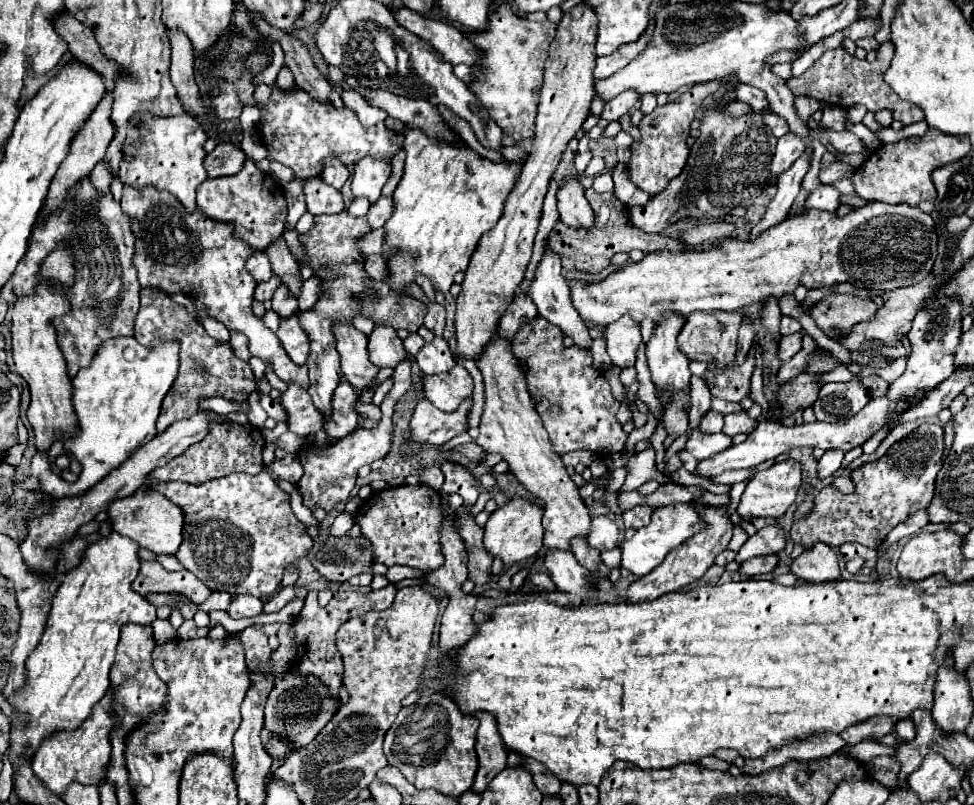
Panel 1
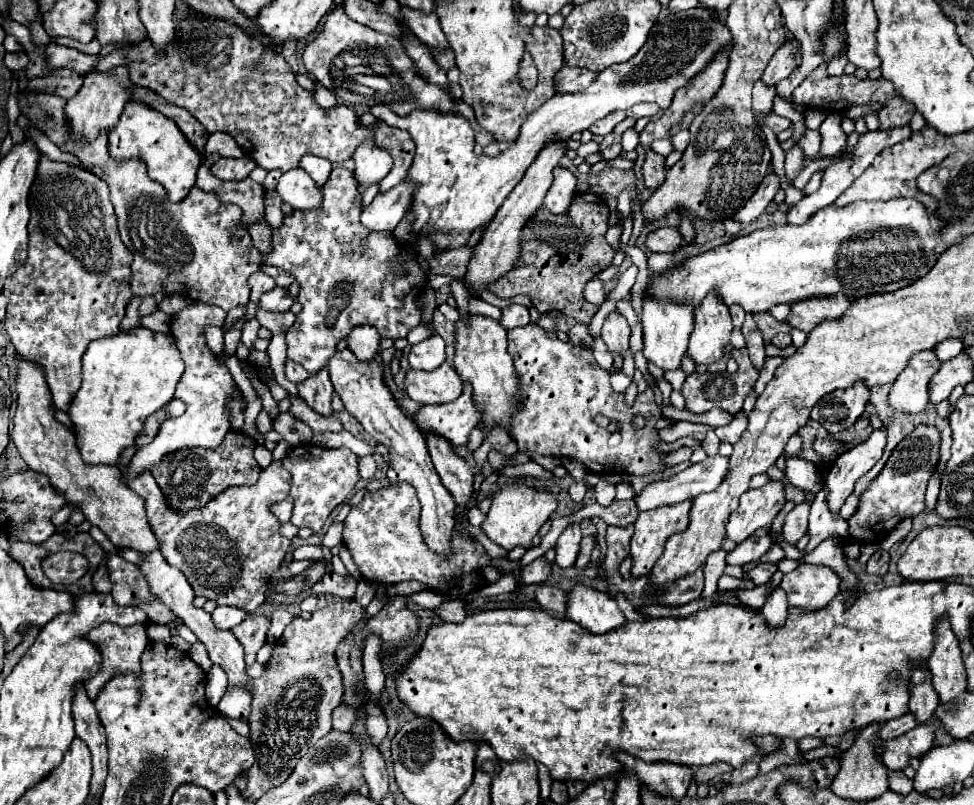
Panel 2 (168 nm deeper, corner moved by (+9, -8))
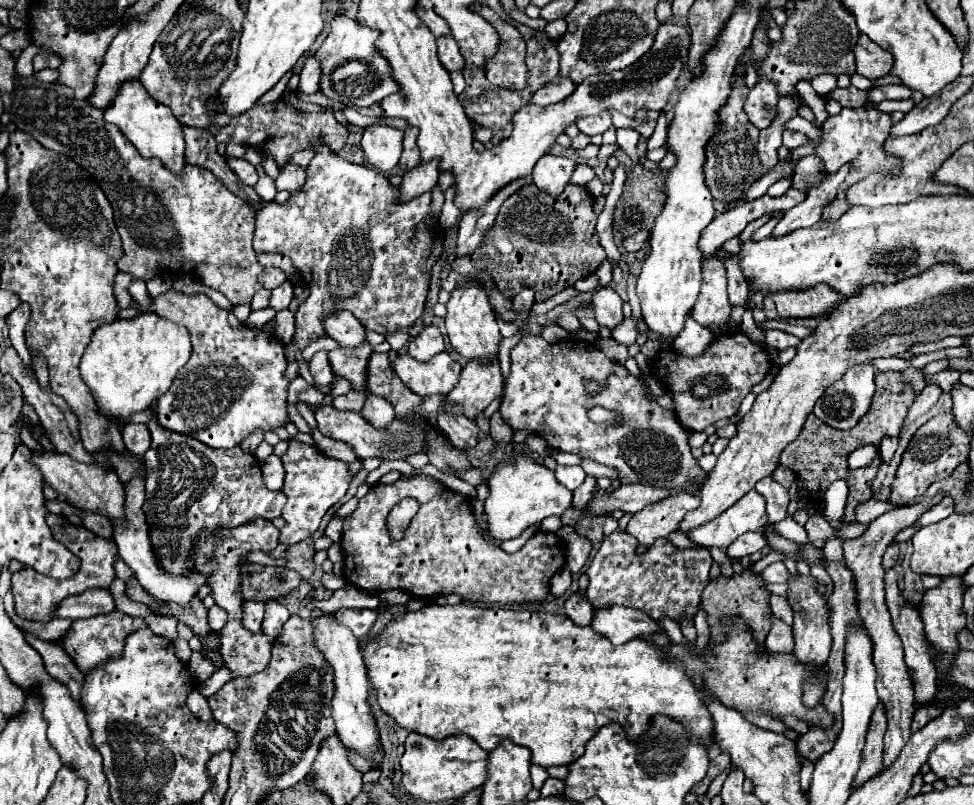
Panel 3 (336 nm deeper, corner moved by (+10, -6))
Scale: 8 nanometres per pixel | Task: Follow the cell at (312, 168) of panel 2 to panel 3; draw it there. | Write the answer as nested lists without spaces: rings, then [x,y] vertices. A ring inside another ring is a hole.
[[[306,148],[306,150],[298,150],[296,154],[292,154],[292,162],[298,164],[298,166],[308,166],[310,160],[314,158],[314,150],[312,148]]]

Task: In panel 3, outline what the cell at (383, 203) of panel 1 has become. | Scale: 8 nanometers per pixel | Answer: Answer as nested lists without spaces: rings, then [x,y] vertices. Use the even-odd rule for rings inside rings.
[[[436,160],[424,162],[424,164],[416,166],[414,170],[408,170],[400,184],[400,198],[404,198],[404,202],[406,202],[418,194],[430,192],[430,188],[438,182],[438,174],[440,174],[440,170],[438,170]]]

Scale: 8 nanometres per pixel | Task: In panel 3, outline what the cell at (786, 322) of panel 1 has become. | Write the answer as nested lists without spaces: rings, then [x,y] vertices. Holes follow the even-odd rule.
[[[766,330],[764,338],[766,338],[766,346],[772,348],[772,350],[786,350],[790,346],[800,344],[800,338],[796,338],[792,334],[786,334],[782,330]]]

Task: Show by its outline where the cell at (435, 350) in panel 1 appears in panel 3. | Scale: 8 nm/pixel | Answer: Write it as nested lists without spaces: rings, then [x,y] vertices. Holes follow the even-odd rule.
[[[424,326],[424,330],[414,336],[408,344],[408,354],[420,362],[430,360],[432,356],[440,354],[444,350],[444,338],[436,326]]]

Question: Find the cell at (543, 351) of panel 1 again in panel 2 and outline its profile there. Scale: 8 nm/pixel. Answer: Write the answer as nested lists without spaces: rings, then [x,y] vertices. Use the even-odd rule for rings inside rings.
[[[527,324],[521,328],[513,328],[507,332],[509,340],[509,354],[515,360],[515,368],[521,380],[521,390],[523,390],[523,410],[513,418],[513,440],[517,442],[521,452],[533,452],[541,456],[553,456],[553,458],[573,458],[583,462],[591,472],[609,476],[609,474],[649,474],[649,472],[659,472],[663,470],[661,466],[661,452],[655,450],[655,444],[659,442],[655,422],[661,418],[661,410],[657,408],[653,400],[653,390],[647,388],[647,392],[639,394],[637,400],[633,402],[631,408],[625,406],[623,394],[617,394],[611,390],[609,384],[609,372],[599,368],[595,362],[591,348],[585,346],[573,346],[569,342],[561,342],[555,332],[545,332],[537,324]],[[603,414],[611,420],[619,422],[619,432],[629,432],[631,430],[631,440],[629,446],[613,446],[611,432],[605,428],[599,428],[595,424],[595,416]],[[635,416],[645,416],[647,424],[643,428],[633,426]]]

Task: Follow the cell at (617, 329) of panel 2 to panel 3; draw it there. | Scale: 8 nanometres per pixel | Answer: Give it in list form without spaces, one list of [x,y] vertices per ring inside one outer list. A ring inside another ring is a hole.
[[[602,286],[600,290],[592,294],[592,306],[594,306],[594,316],[598,324],[608,330],[612,330],[624,320],[622,318],[622,298],[610,286]]]

